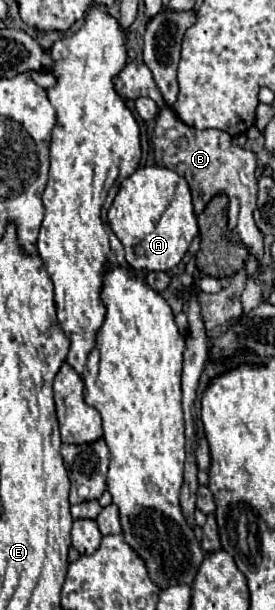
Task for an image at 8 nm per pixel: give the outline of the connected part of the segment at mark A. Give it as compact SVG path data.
M141 167L129 175L109 209L109 225L125 247L125 259L135 271L169 271L199 235L189 185L165 167Z

